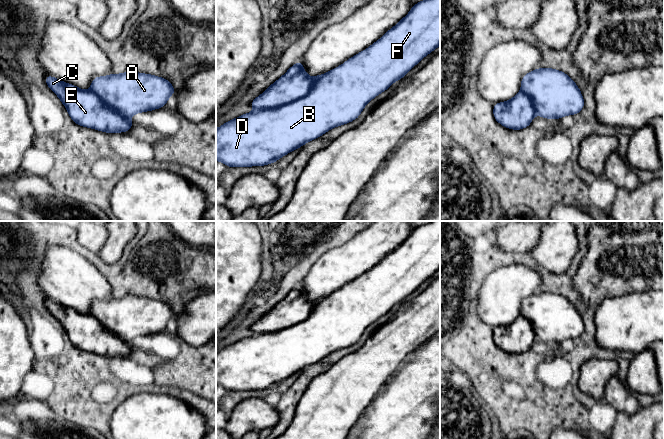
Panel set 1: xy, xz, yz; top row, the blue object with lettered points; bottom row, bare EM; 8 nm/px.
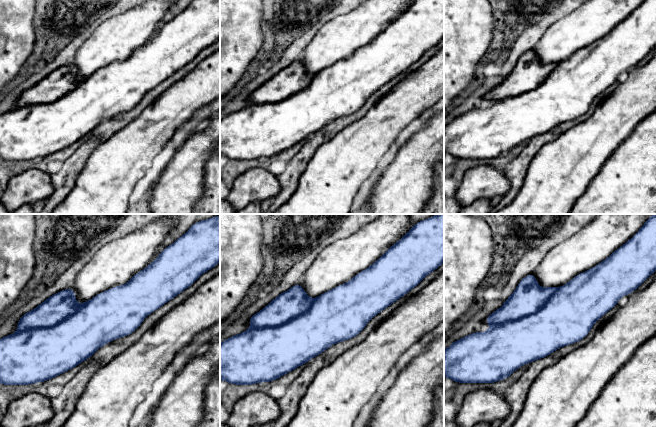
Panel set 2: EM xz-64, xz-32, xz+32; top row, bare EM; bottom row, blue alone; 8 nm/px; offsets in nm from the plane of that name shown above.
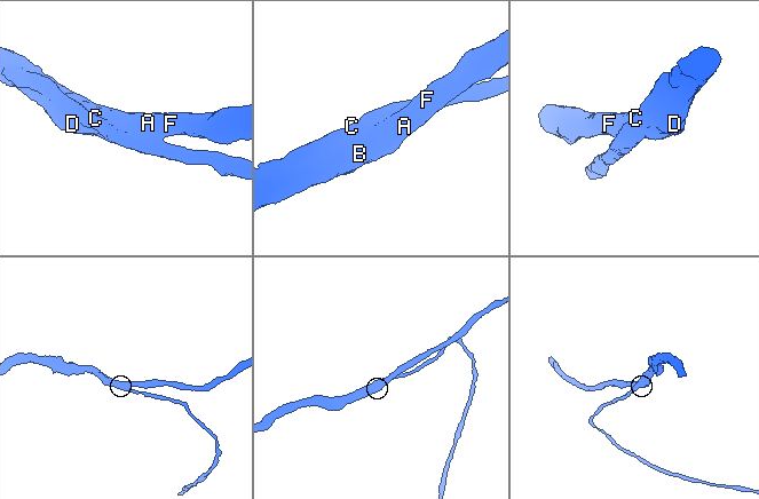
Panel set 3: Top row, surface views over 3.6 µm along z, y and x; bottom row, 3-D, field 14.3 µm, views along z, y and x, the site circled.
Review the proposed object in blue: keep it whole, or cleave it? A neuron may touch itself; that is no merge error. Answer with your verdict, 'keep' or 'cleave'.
keep

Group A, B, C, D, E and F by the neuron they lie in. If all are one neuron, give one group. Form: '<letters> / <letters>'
A B C D E F

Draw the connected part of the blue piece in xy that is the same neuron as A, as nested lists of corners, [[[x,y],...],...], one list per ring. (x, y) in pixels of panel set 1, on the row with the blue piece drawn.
[[[133,71],[94,77],[89,90],[82,90],[49,74],[45,77],[45,82],[61,100],[77,125],[108,134],[129,132],[133,126],[133,122],[129,119],[131,116],[163,108],[169,97],[177,92],[165,78]]]

